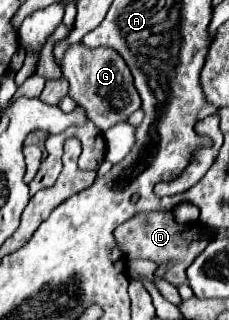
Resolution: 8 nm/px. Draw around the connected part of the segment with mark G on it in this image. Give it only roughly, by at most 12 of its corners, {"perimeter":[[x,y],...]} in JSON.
{"perimeter":[[71,45],[69,95],[107,131],[141,107],[121,55]]}

